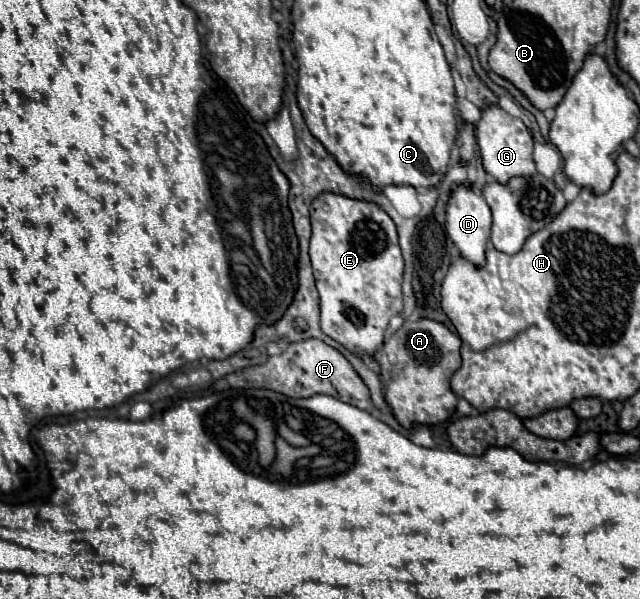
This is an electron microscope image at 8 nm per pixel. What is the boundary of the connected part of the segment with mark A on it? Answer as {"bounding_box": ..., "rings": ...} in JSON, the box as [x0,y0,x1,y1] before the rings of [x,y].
{"bounding_box":[377,319,461,429],"rings":[[[419,319],[419,321],[405,321],[379,349],[377,353],[377,363],[381,365],[381,371],[387,379],[387,387],[385,387],[385,401],[389,403],[389,407],[393,409],[395,419],[405,427],[411,429],[413,425],[433,425],[433,423],[441,423],[447,421],[457,407],[457,395],[451,391],[449,387],[449,379],[451,375],[459,369],[461,365],[461,339],[451,333],[443,323],[433,321],[433,319]]]}

